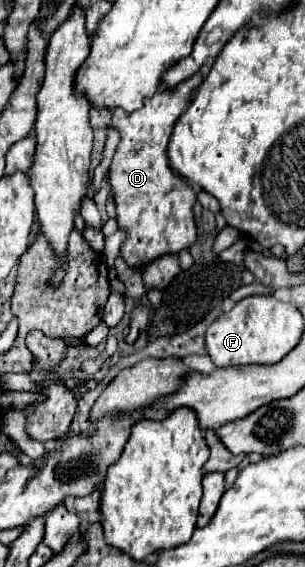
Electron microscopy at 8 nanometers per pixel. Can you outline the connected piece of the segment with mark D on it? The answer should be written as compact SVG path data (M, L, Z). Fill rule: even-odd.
M198 71L176 87L144 99L144 107L136 113L126 113L124 109L116 109L112 113L112 125L120 133L120 143L110 165L110 183L116 197L118 225L128 231L128 237L122 243L122 255L132 267L146 265L146 261L152 261L164 253L178 253L188 249L196 241L192 213L196 193L170 167L166 149L172 125L188 107L190 95L202 83L202 79L204 73Z

